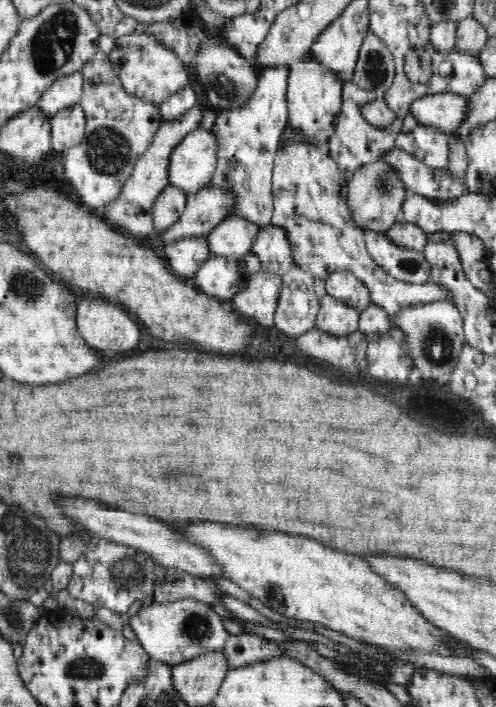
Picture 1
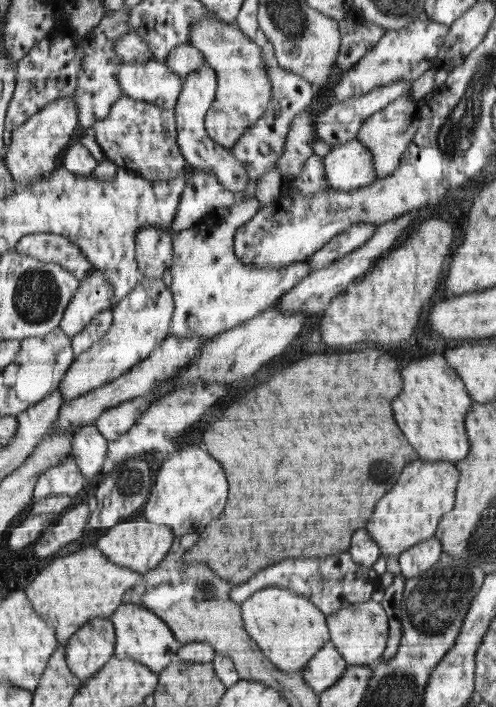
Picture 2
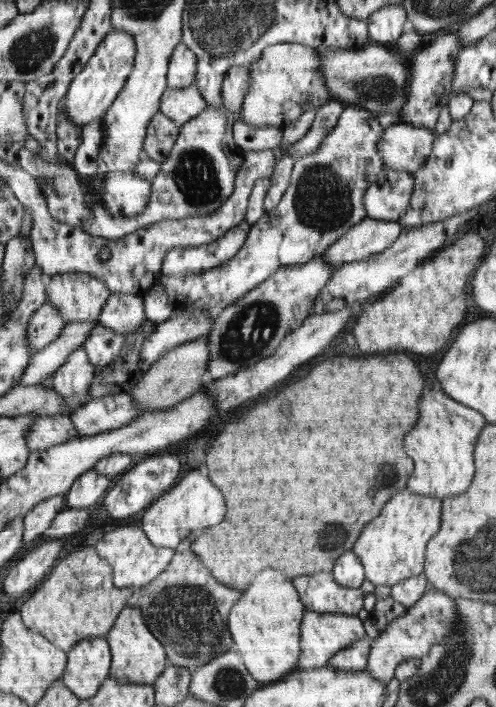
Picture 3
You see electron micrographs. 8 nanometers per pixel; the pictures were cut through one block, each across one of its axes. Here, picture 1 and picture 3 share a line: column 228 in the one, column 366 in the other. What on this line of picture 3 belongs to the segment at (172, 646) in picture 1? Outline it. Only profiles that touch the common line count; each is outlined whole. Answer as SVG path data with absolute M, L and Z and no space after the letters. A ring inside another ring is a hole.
M307 611L303 616L301 629L301 656L298 669L320 669L330 664L332 657L343 648L350 647L352 643L366 639L367 631L358 615L348 616L341 614L319 613Z

